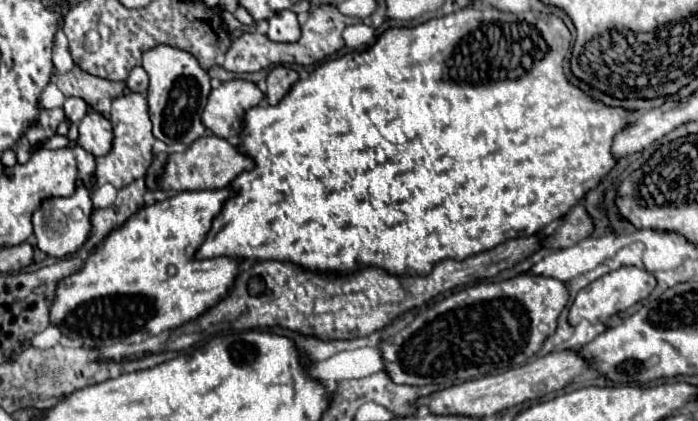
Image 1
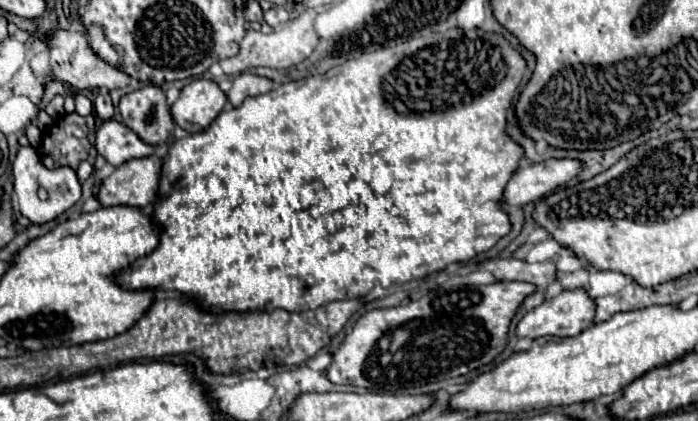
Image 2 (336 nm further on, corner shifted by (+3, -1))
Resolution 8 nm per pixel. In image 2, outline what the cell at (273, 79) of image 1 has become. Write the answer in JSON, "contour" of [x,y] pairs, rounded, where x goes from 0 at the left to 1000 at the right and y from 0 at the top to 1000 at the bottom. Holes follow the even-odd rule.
{"contour":[[[347,173],[332,192],[332,207],[330,207],[330,216],[324,216],[324,230],[335,254],[344,254],[352,230],[378,226],[387,211],[390,211],[387,188],[378,188],[378,183],[361,178],[361,173]]]}

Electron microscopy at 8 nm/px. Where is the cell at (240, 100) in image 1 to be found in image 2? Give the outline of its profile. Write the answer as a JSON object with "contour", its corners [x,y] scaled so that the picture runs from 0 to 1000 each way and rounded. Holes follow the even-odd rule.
{"contour":[[[278,188],[261,207],[258,230],[244,249],[252,297],[269,316],[287,316],[309,283],[327,245],[324,221],[301,188]]]}

